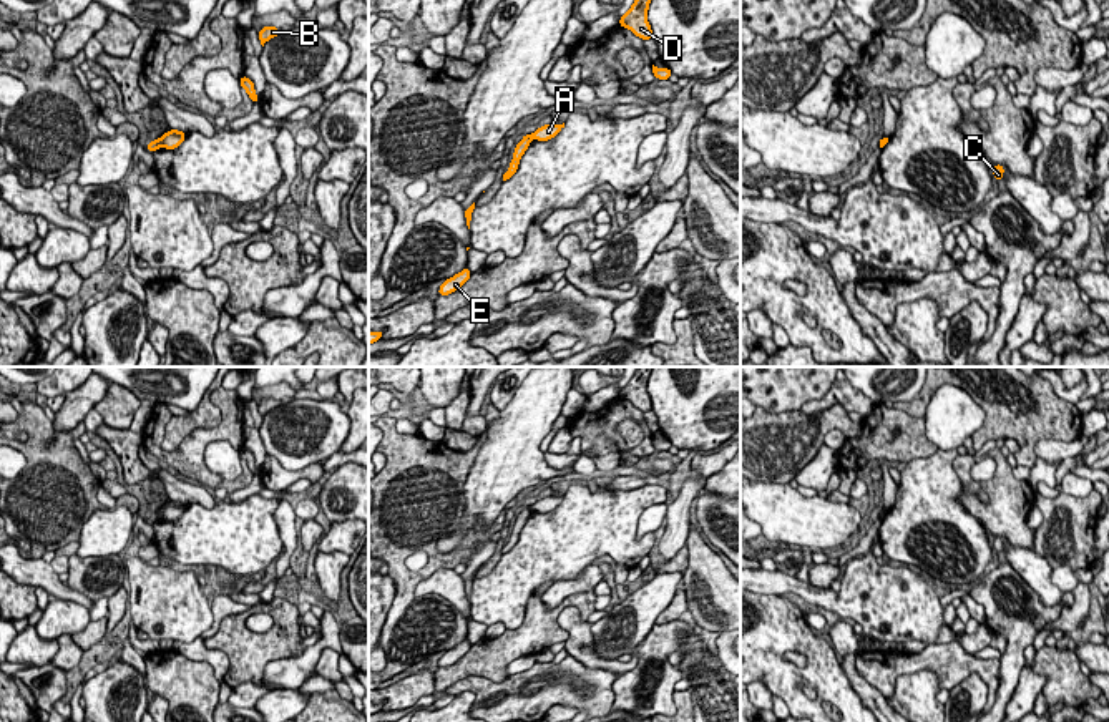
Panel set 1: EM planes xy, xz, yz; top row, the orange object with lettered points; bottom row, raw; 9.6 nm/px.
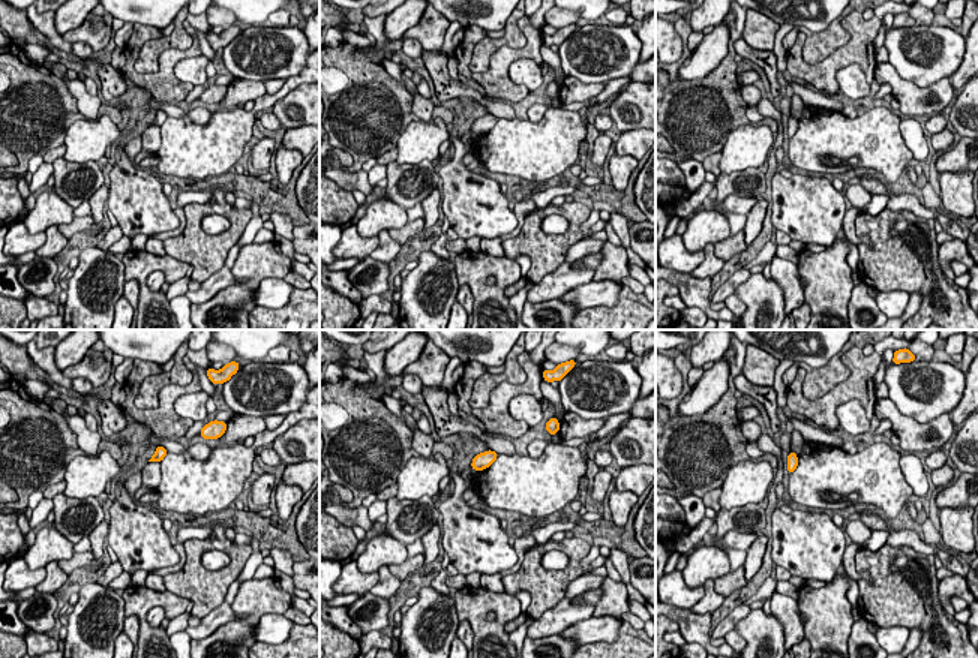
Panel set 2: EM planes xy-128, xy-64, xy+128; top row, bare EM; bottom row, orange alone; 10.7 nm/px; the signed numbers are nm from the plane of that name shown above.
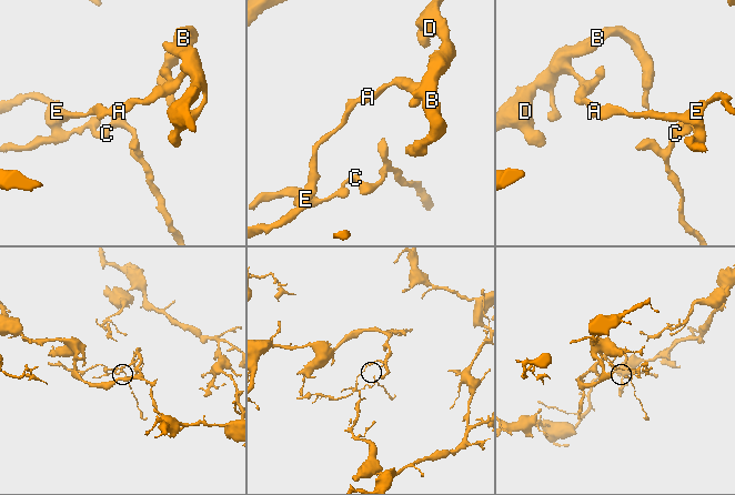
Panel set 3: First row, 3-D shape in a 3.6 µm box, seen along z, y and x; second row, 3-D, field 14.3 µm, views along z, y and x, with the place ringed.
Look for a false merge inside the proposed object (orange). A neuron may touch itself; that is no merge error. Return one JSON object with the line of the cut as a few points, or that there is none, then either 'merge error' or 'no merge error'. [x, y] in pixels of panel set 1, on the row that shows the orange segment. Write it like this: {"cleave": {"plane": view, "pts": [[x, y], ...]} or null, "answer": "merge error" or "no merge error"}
{"cleave": {"plane": "xz", "pts": [[528, 136], [530, 140]]}, "answer": "merge error"}

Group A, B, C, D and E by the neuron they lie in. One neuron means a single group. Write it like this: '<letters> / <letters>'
A B D / C E

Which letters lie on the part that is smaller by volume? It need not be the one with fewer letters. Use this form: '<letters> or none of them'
C, E

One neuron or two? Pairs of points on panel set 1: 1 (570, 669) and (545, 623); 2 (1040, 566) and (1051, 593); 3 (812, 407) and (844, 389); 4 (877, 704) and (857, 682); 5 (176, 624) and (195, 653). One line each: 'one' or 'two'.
1: two
2: one
3: one
4: one
5: two

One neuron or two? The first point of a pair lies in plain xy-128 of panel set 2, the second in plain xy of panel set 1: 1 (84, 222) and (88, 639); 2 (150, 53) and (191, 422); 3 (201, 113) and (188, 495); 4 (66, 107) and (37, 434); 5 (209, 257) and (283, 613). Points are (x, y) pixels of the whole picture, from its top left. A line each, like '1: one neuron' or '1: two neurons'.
1: one neuron
2: one neuron
3: one neuron
4: one neuron
5: one neuron

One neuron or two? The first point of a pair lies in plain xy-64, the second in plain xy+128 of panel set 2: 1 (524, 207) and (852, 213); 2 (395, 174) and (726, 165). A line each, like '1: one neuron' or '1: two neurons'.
1: one neuron
2: two neurons

